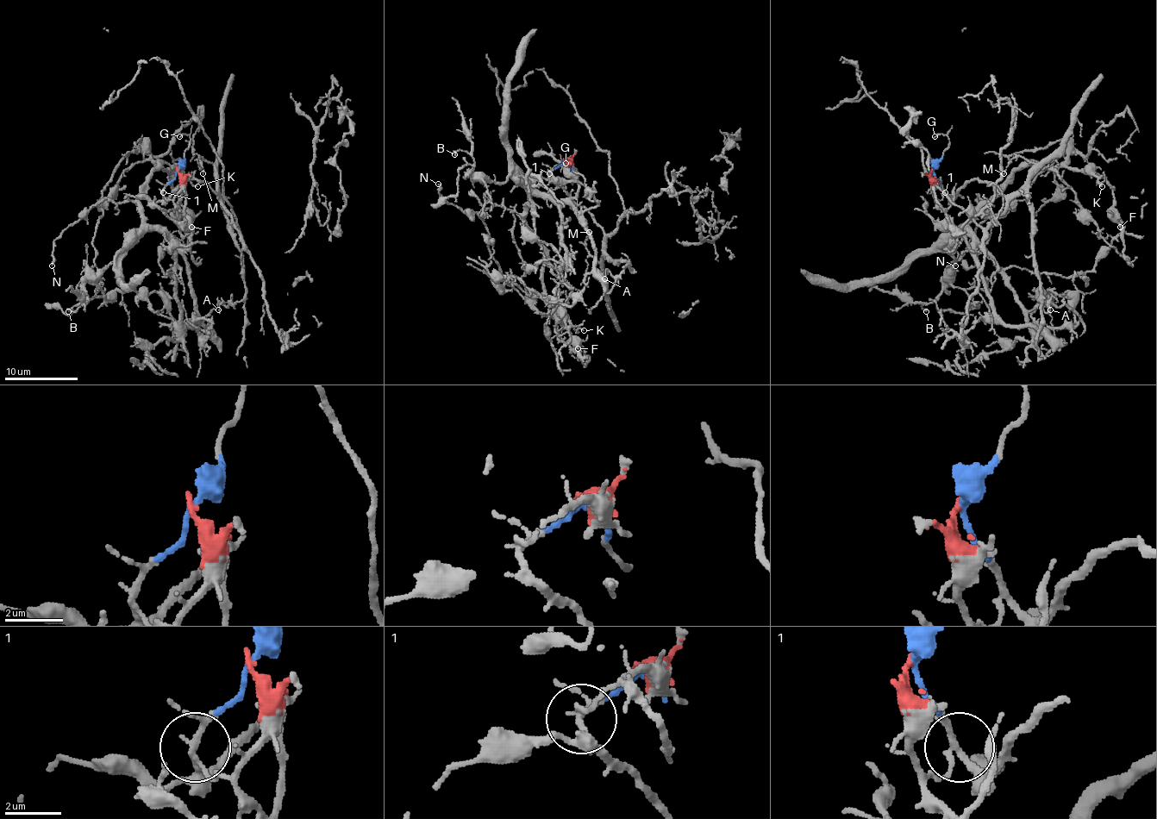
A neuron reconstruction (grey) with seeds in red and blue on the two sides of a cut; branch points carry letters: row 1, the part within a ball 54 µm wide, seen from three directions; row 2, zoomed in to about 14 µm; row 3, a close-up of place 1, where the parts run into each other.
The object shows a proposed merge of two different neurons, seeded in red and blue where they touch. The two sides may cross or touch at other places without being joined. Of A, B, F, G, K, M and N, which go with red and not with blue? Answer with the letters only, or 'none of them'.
B, F, K, N

